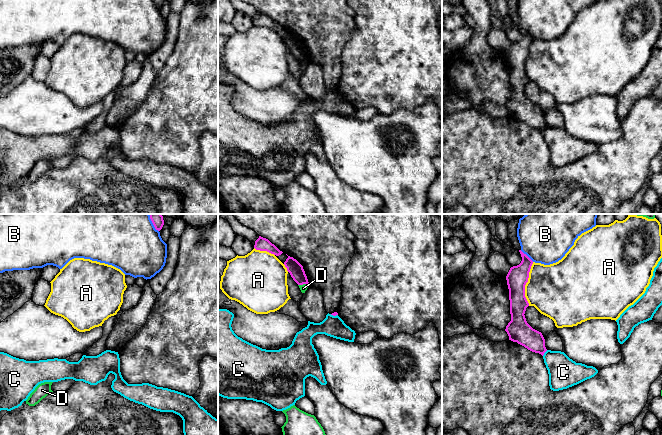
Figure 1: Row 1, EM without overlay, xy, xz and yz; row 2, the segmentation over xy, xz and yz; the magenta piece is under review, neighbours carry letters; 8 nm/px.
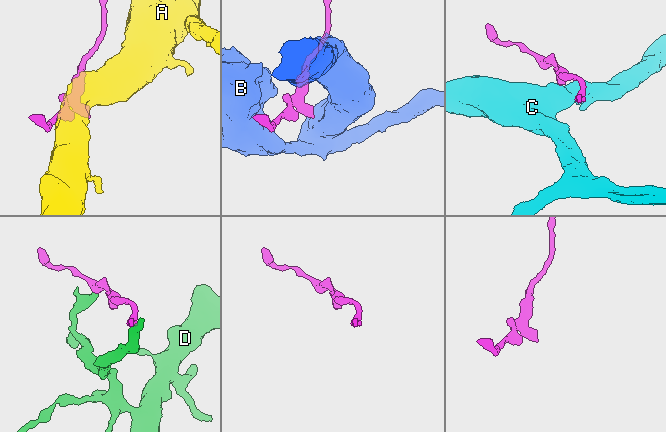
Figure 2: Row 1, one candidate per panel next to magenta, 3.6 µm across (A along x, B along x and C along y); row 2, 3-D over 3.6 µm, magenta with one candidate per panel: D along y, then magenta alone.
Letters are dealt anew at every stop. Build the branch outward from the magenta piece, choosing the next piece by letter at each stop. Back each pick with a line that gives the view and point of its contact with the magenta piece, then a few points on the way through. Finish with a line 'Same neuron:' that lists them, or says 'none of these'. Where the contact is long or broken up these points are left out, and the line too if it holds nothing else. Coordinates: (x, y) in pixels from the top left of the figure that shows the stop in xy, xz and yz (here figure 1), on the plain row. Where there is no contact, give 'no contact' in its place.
Same neuron: none of these

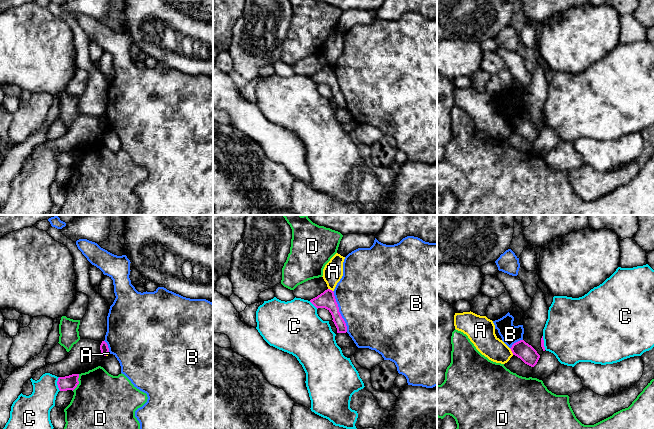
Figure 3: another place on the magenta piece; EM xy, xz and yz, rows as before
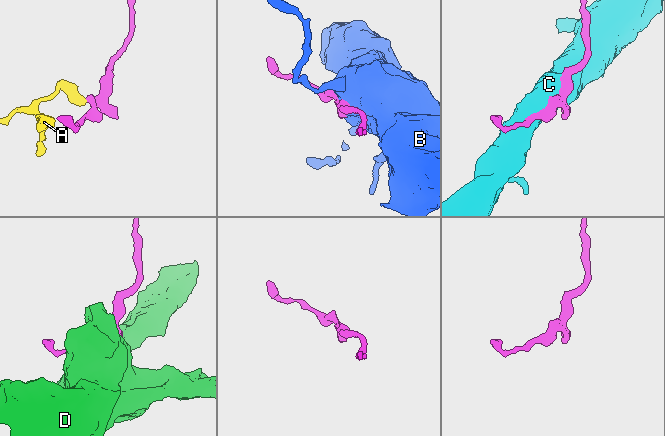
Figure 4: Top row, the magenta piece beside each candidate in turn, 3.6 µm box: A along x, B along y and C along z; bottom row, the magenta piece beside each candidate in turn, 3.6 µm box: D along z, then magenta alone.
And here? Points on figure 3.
Same neuron: none of these

